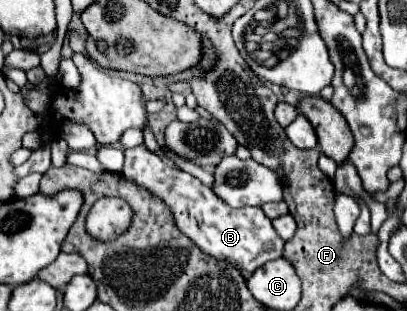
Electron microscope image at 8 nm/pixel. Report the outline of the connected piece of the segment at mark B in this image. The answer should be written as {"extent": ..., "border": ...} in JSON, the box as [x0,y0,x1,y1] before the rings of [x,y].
{"extent":[124,145,284,279],"border":[[[144,145],[126,149],[124,155],[124,177],[128,177],[128,181],[132,181],[134,185],[140,185],[142,189],[154,191],[154,195],[162,199],[164,205],[168,205],[174,217],[174,225],[216,261],[232,263],[240,271],[240,275],[248,279],[264,263],[282,257],[284,241],[280,241],[280,235],[276,233],[272,221],[260,207],[232,209],[230,205],[224,205],[224,201],[220,201],[220,197],[216,197],[210,187],[202,185],[186,171],[168,167],[160,155],[148,151]]]}

